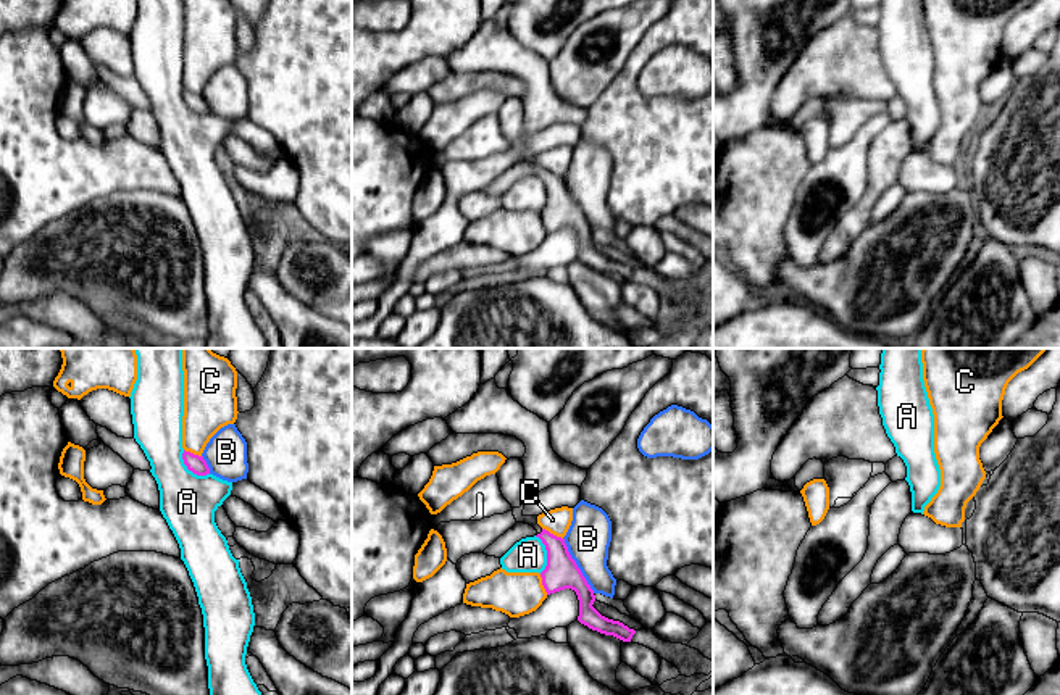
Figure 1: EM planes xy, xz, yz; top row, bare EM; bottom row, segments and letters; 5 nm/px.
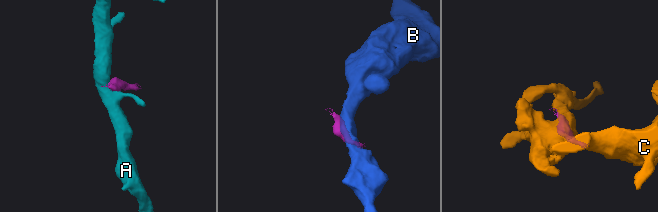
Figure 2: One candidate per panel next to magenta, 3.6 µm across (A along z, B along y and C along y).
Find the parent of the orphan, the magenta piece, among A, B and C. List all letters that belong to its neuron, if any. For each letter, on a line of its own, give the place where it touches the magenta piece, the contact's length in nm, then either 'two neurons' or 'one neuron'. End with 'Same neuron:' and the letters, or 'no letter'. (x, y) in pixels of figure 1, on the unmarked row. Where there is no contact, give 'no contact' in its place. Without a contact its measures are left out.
A: xy (189, 108) | 180 nm | two neurons
B: xz (576, 203) | 320 nm | two neurons
C: xz (552, 173) | 120 nm | two neurons
Same neuron: no letter

